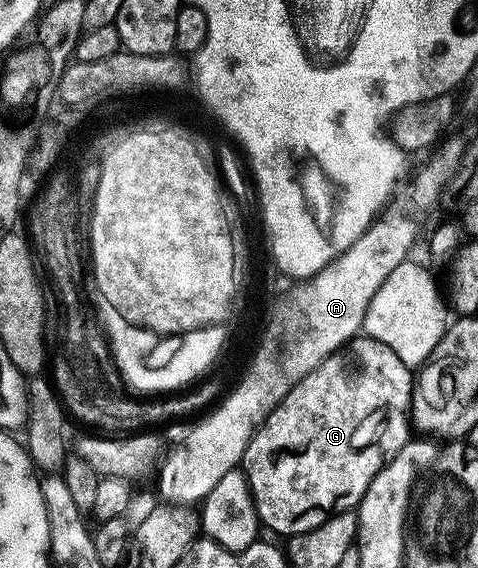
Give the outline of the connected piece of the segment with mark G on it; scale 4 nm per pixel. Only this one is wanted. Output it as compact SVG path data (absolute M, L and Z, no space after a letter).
M368 336L353 337L342 348L327 356L319 364L319 368L310 370L307 376L303 376L303 380L299 380L299 384L295 384L295 388L291 388L283 396L279 405L257 427L257 431L253 433L253 438L245 449L243 473L246 481L249 482L249 491L253 494L253 503L257 509L260 525L264 529L266 526L267 529L274 530L277 534L285 534L284 536L306 534L308 530L319 528L319 524L323 524L332 514L342 514L345 510L353 510L360 506L361 498L367 492L371 480L375 480L375 476L385 465L387 459L395 457L405 447L405 443L410 441L414 381L414 371L405 366L403 360L399 360L399 356L395 356L395 352L391 352L391 348L387 348L387 344Z

